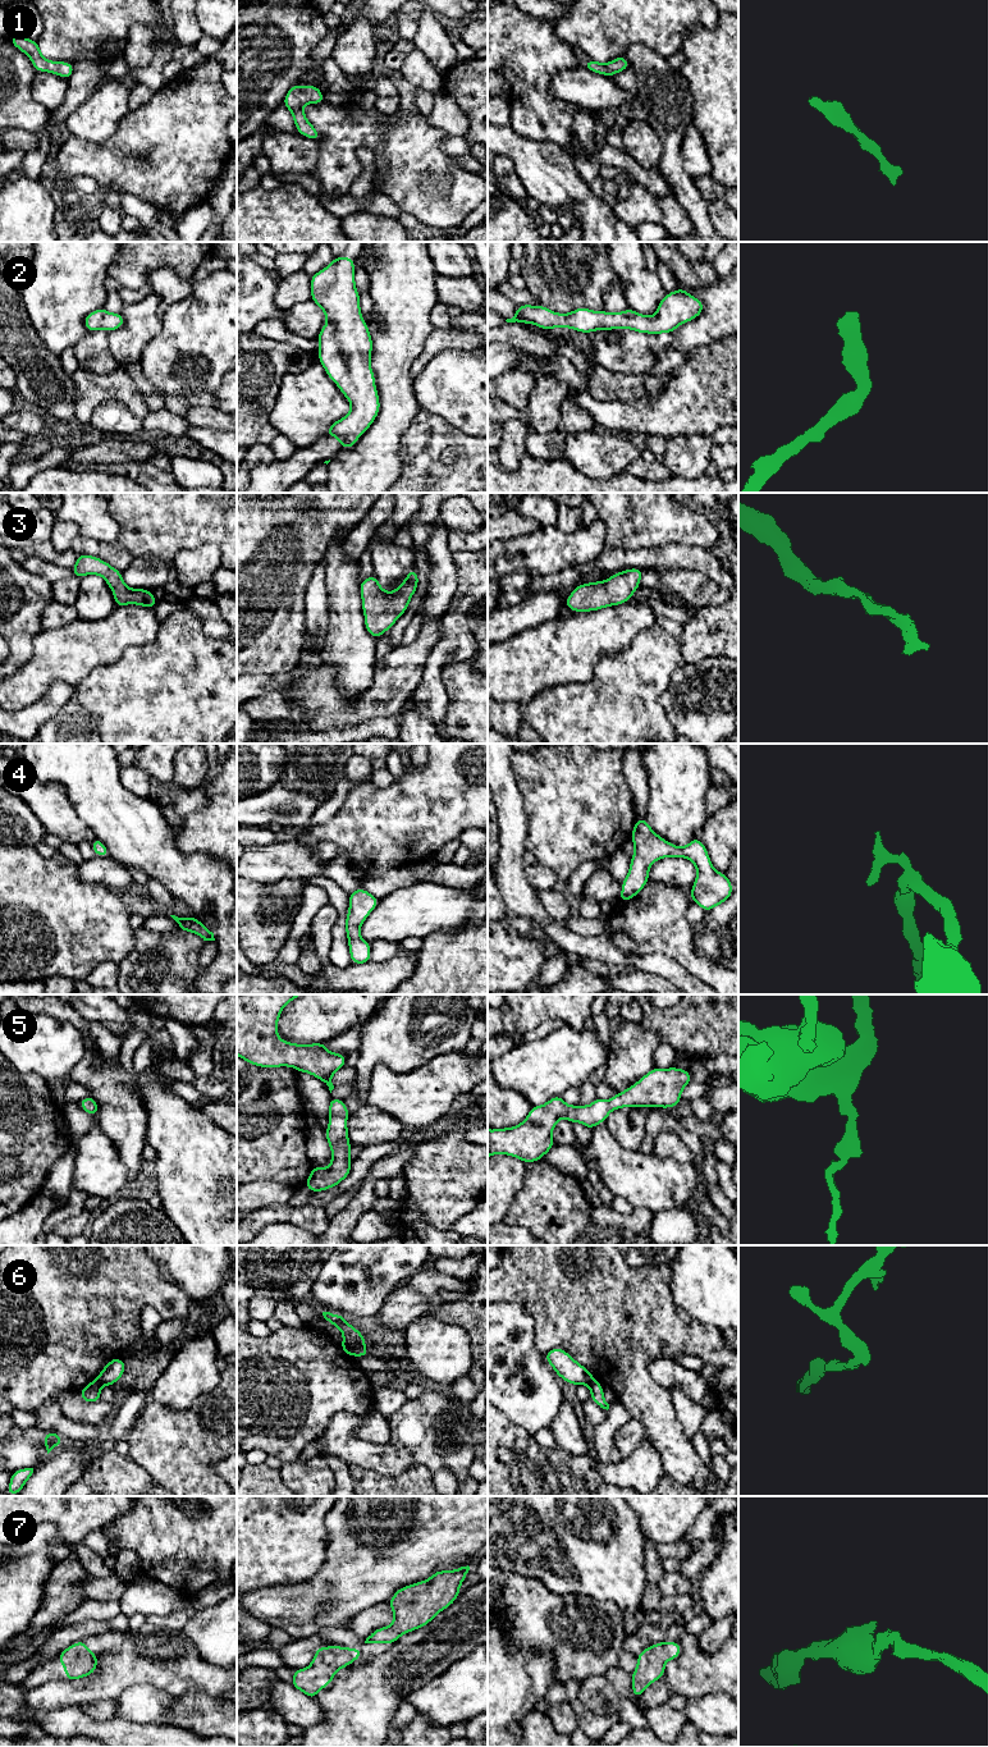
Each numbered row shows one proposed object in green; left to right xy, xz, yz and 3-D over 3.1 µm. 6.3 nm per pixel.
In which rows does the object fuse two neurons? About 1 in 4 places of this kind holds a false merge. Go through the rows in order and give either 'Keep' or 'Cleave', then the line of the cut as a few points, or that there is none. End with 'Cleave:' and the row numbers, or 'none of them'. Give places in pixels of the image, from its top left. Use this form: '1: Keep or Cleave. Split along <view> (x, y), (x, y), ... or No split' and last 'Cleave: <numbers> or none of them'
1: Keep. No split
2: Keep. No split
3: Keep. No split
4: Keep. No split
5: Keep. No split
6: Cleave. Split along yz (594, 1379), (588, 1385)
7: Keep. No split
Cleave: 6

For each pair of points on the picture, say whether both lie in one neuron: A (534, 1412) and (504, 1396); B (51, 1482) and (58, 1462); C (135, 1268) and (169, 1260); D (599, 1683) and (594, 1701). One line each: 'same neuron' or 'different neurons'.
A: same neuron
B: same neuron
C: different neurons
D: same neuron

